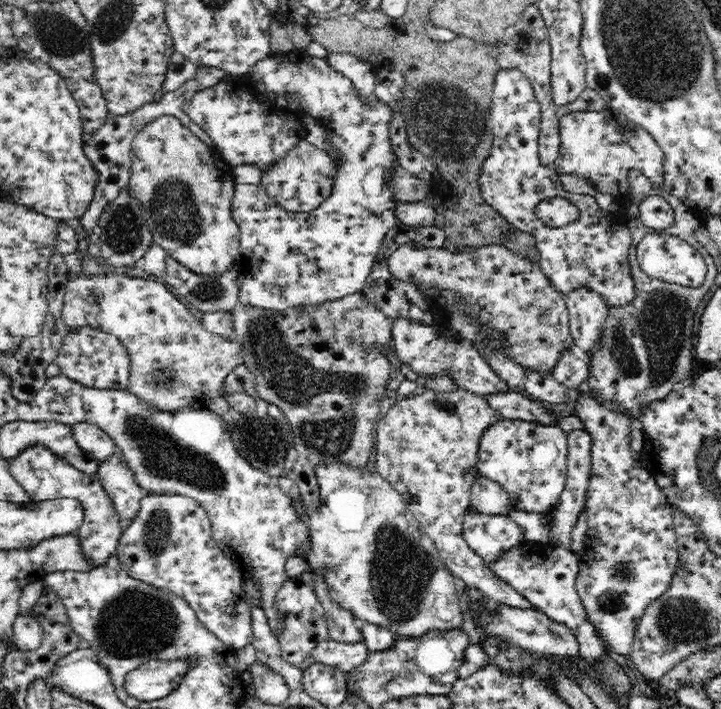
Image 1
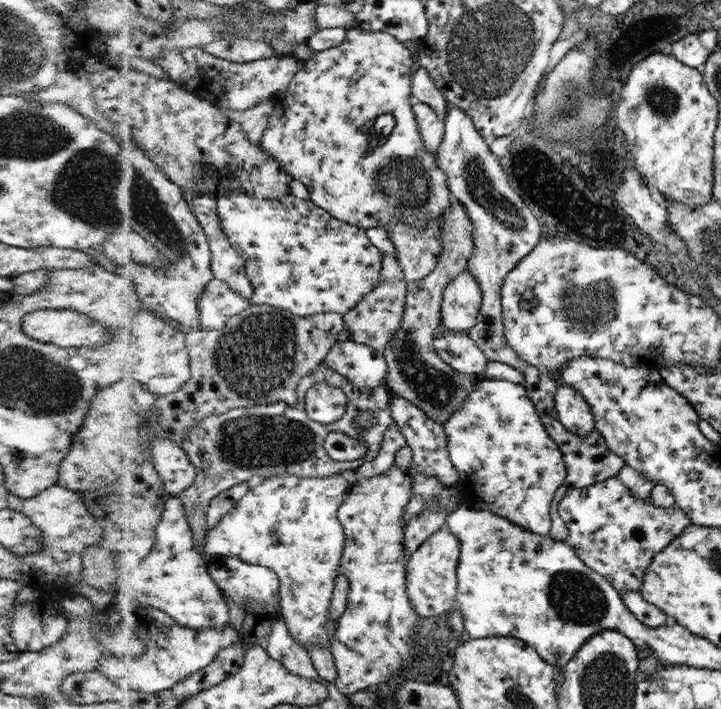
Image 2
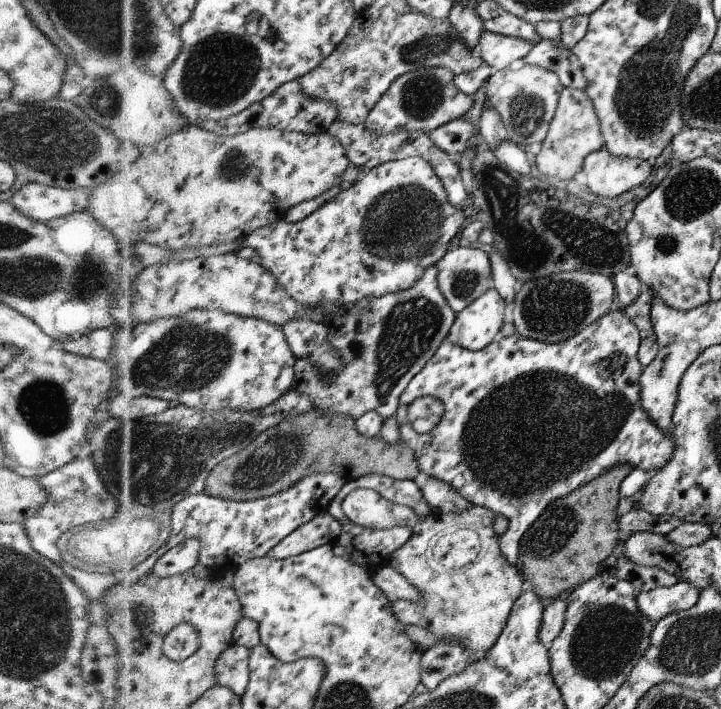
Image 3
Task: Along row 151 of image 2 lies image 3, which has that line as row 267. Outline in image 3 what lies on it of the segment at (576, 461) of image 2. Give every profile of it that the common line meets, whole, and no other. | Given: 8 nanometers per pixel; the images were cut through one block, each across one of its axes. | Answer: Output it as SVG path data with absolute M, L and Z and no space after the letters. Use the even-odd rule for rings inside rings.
M459 246L449 250L449 253L434 266L437 270L437 287L454 314L459 313L465 306L471 305L474 299L489 288L490 263L488 254L485 254L482 249Z

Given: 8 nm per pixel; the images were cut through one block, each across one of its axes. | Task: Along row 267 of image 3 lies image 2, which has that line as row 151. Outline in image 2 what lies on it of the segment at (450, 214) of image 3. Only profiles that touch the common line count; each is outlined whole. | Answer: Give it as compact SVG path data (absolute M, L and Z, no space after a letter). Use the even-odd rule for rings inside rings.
M356 24L351 26L347 30L345 40L339 46L324 51L316 51L315 55L306 61L303 69L293 77L293 82L289 85L289 88L273 98L273 114L271 114L271 121L269 121L260 146L272 160L277 160L280 164L283 164L293 179L301 181L307 187L312 202L332 213L339 220L364 229L379 228L402 221L405 224L413 224L417 228L427 227L429 223L436 220L437 216L441 216L443 212L448 210L452 199L448 190L447 174L436 164L436 156L425 149L424 142L421 141L417 129L416 115L412 111L411 105L412 74L415 67L415 57L392 33L367 31L359 28ZM381 114L391 114L393 118L395 126L388 136L378 135L373 130L373 120Z

